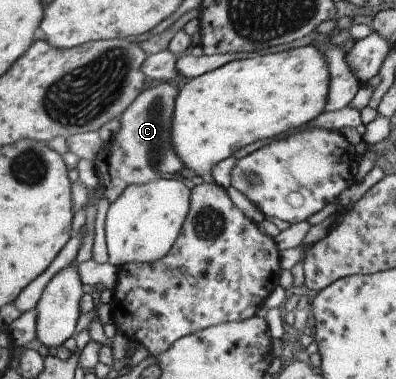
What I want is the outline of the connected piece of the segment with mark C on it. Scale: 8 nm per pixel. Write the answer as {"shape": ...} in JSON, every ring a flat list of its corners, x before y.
{"shape":[[169,83,147,86,119,117,117,134,102,145,93,160,97,180,99,178,98,194,105,197,107,202,113,202,129,185,161,179,165,174,175,174,183,168,171,148,171,116,177,93,178,88]]}

